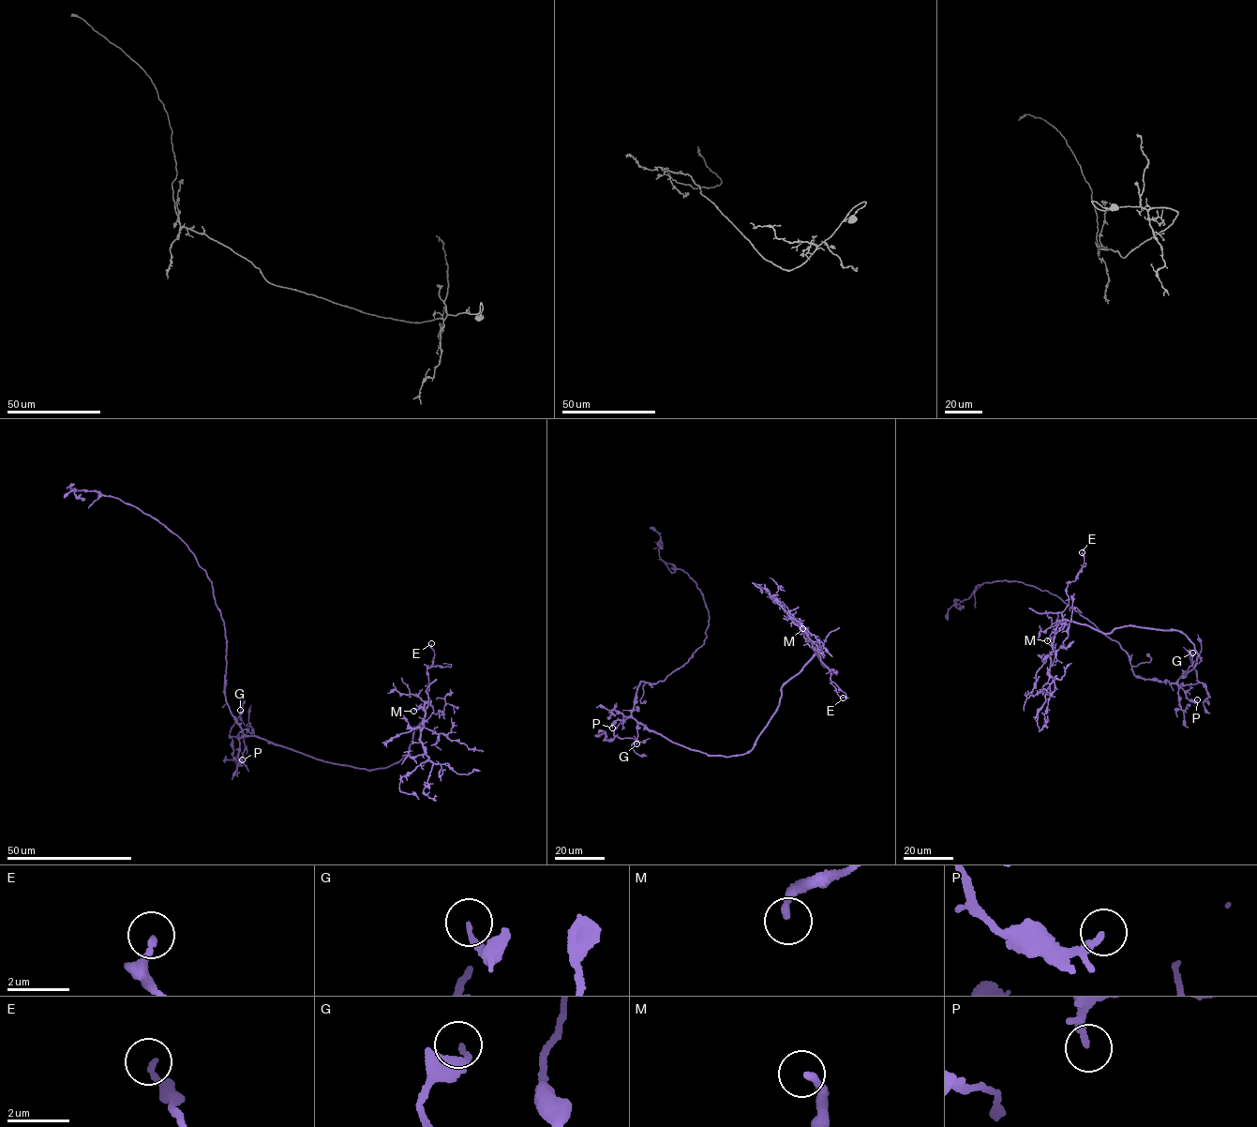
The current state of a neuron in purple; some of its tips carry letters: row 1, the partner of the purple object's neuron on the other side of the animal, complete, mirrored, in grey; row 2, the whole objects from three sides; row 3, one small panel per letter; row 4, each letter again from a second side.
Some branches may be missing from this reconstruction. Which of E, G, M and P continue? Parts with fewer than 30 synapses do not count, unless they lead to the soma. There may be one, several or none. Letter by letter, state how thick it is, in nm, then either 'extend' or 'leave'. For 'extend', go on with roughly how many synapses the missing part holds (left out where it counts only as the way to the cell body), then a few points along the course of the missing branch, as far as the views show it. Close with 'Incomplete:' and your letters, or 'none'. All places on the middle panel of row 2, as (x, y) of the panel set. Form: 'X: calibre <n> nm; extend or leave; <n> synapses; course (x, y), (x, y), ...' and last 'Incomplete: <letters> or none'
E: calibre 220 nm; leave
G: calibre 150 nm; leave
M: calibre 240 nm; leave
P: calibre 190 nm; leave
Incomplete: none

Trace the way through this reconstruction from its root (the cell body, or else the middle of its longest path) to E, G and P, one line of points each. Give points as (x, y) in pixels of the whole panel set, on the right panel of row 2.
E: (1183, 677), (1198, 655), (1183, 633), (1124, 625), (1108, 634), (1062, 618), (1068, 583), (1084, 562), (1082, 552)
G: (1183, 677), (1177, 681), (1179, 687), (1198, 682), (1189, 659), (1192, 653)
P: (1183, 677), (1176, 683), (1189, 699), (1197, 699)

